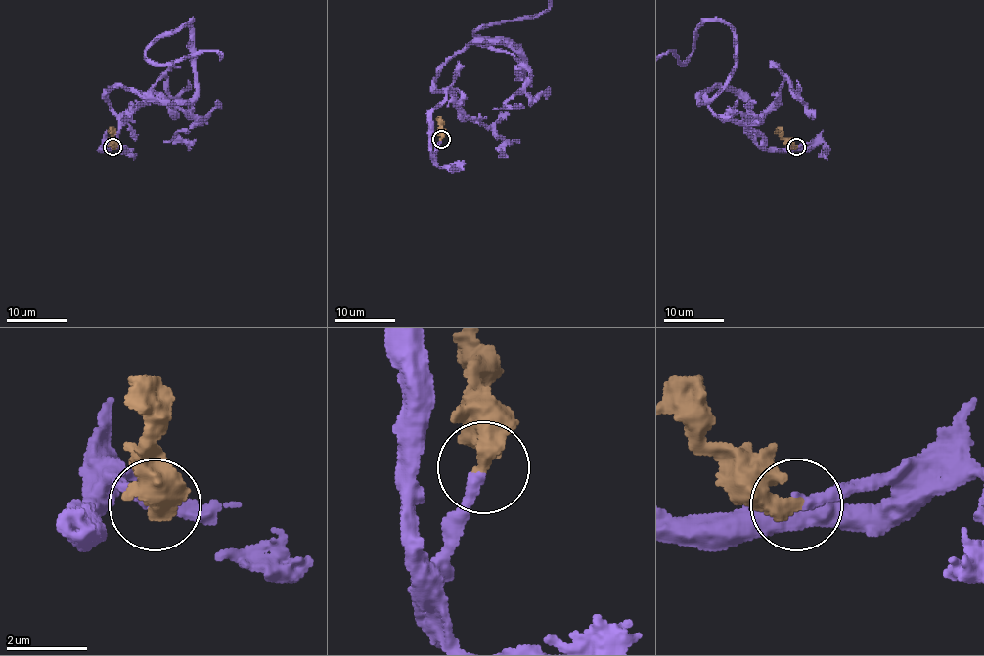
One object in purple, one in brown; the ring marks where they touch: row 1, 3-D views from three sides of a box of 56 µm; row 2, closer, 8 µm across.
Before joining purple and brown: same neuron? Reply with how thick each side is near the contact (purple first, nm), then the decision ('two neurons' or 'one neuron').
280/480 nm | one neuron

